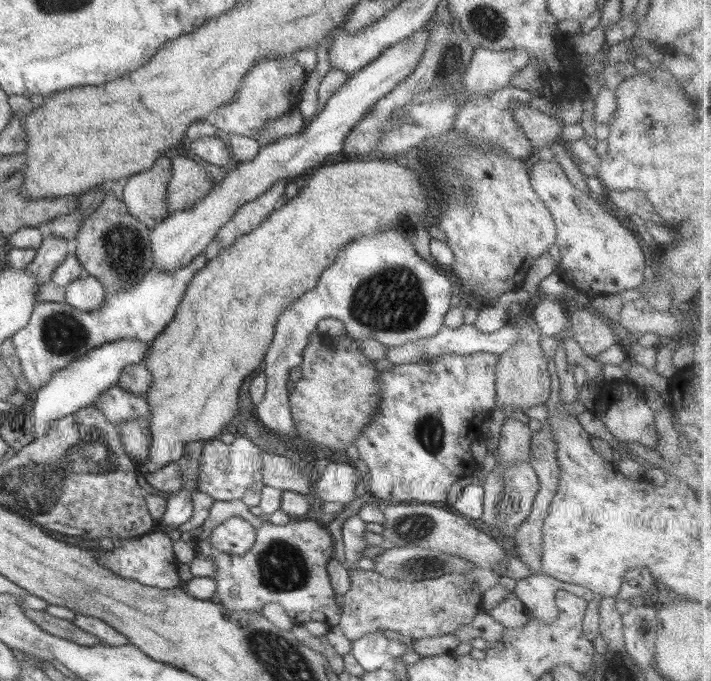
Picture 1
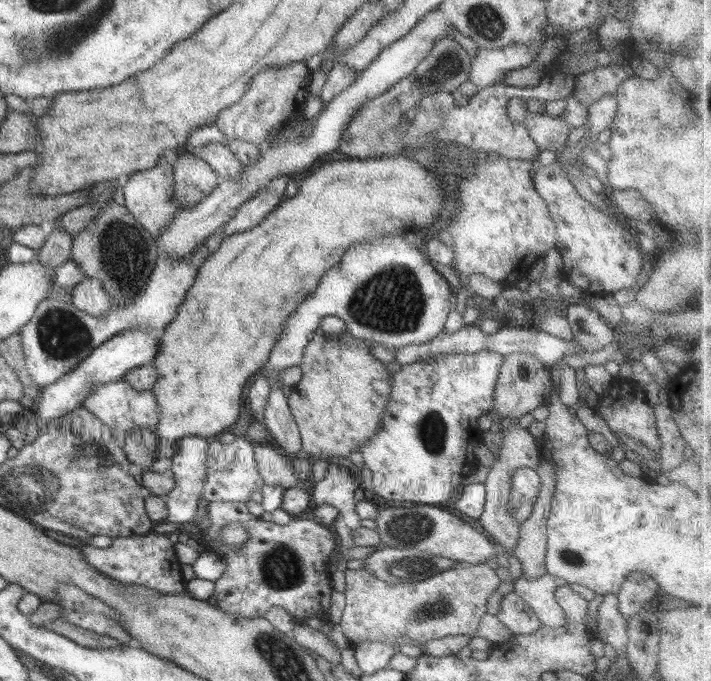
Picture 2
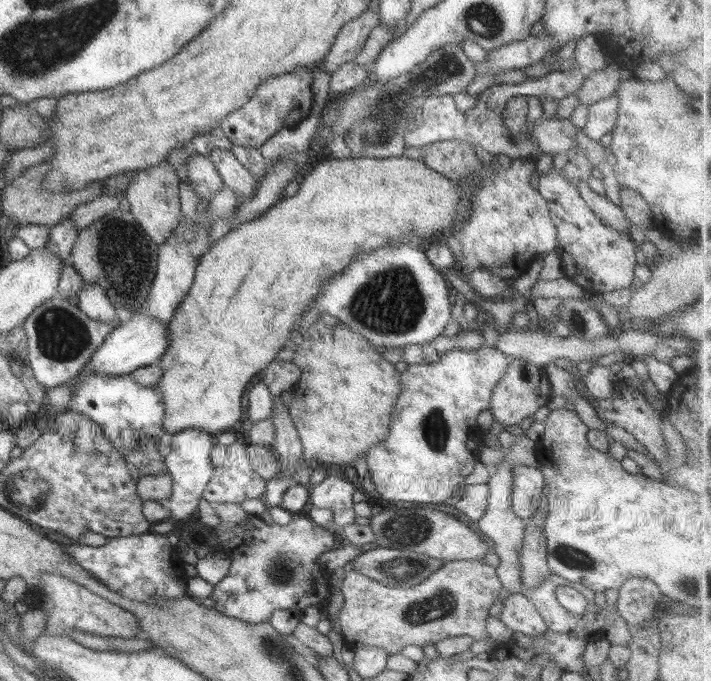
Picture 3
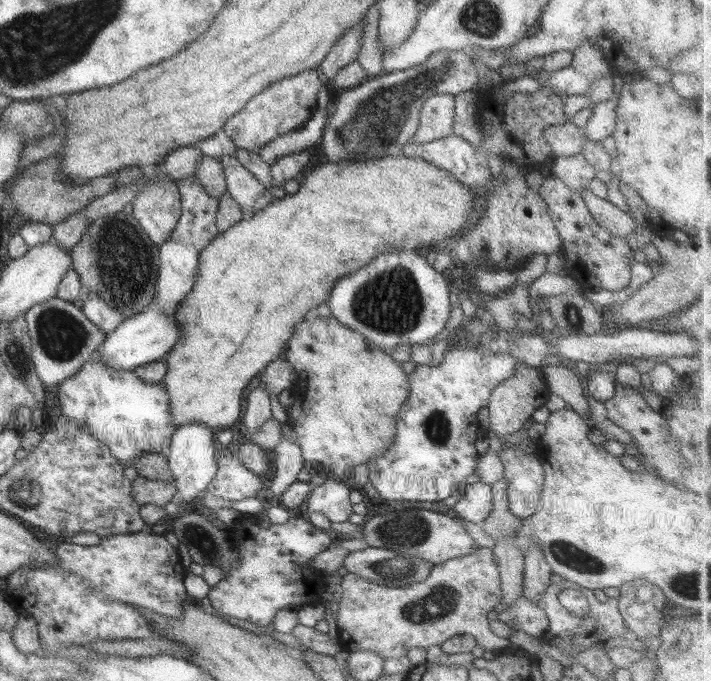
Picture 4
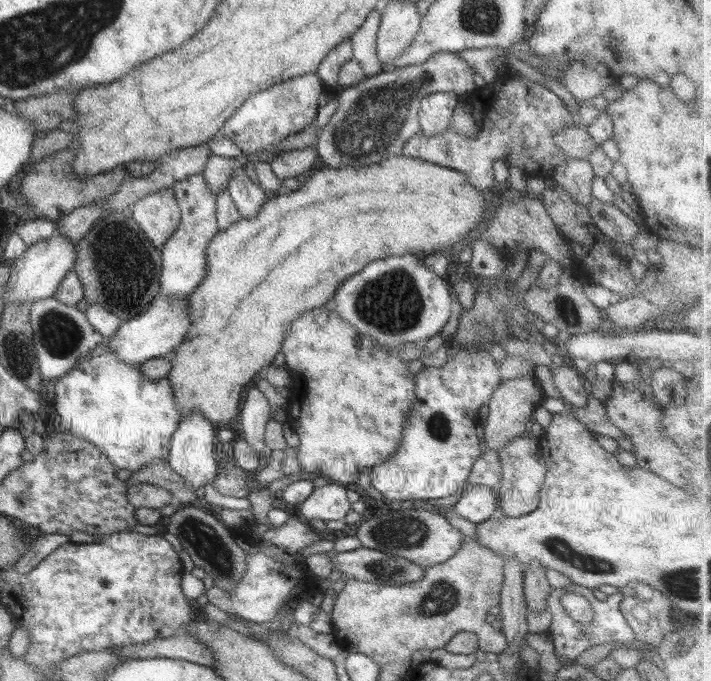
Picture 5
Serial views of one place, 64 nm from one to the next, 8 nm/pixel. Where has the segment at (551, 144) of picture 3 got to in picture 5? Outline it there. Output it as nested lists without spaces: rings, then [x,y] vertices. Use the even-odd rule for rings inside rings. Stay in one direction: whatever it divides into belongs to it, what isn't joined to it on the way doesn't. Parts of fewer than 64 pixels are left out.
[[[574,125],[564,127],[564,130],[554,135],[559,149],[570,159],[587,159],[597,147],[586,128]]]

